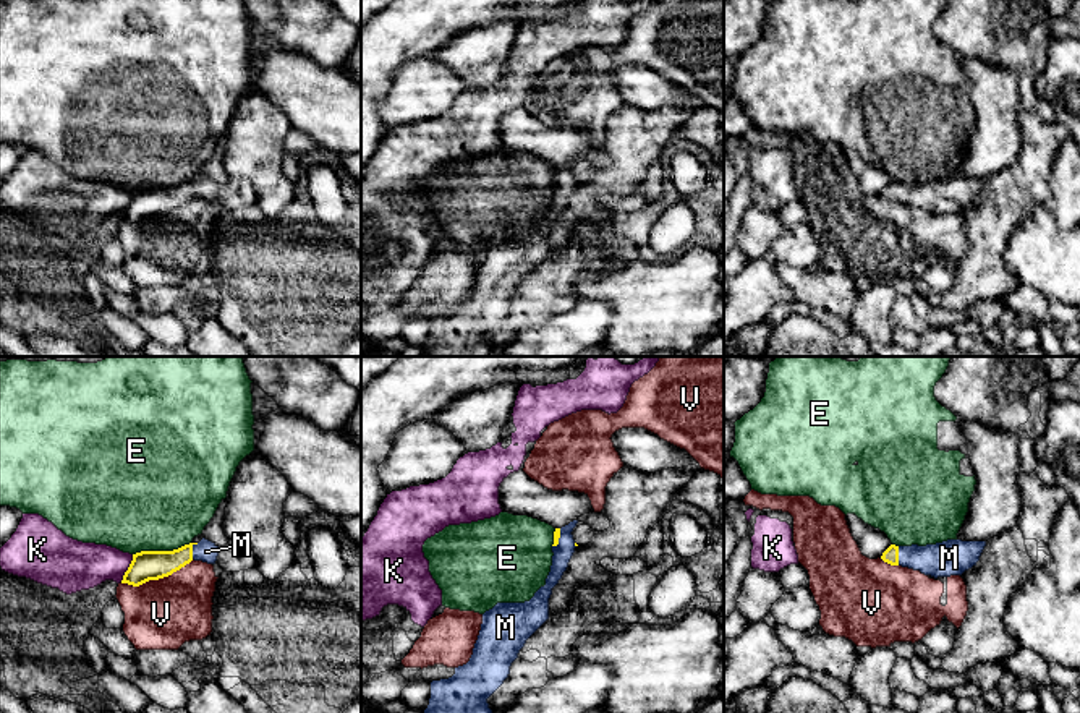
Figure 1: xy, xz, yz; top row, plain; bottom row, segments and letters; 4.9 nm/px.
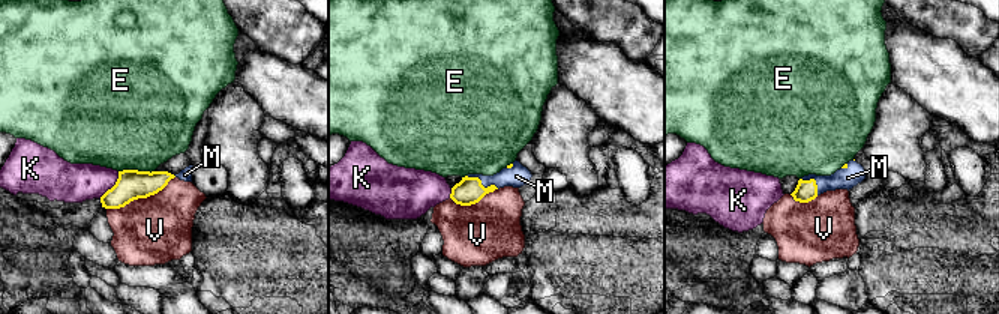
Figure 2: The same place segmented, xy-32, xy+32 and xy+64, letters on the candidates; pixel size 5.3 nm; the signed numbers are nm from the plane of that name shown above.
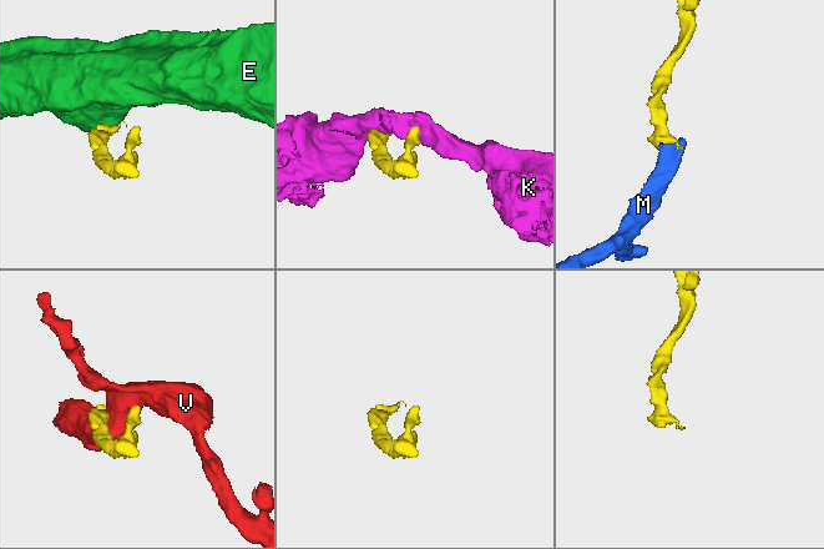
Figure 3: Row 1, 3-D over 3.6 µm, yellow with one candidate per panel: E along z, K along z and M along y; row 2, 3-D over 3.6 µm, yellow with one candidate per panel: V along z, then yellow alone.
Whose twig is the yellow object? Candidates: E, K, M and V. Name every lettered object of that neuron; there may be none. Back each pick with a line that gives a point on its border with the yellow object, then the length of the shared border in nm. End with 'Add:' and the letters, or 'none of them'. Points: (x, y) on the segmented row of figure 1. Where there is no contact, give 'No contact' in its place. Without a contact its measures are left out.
M: Touches yellow at xy (191, 550). Shared border 90 nm
Add: M

